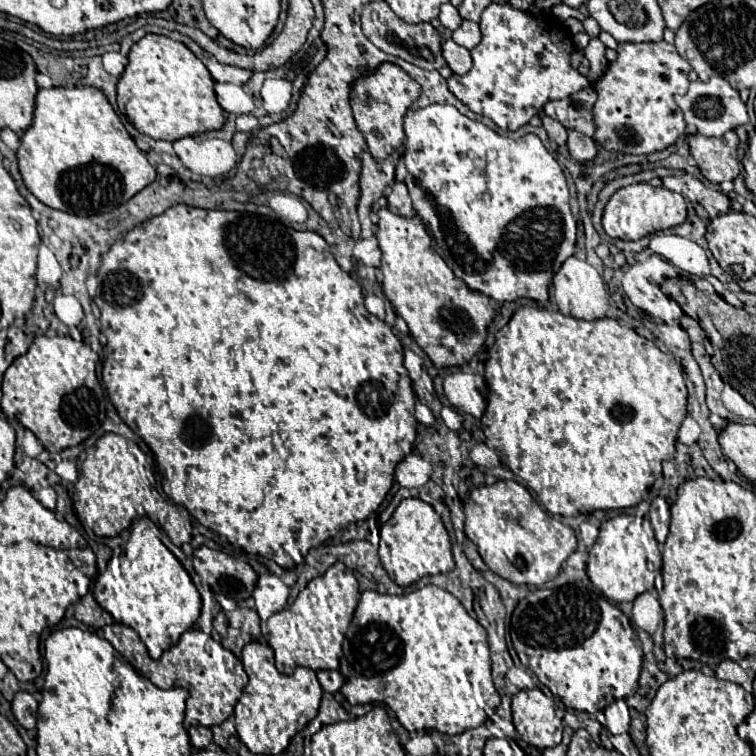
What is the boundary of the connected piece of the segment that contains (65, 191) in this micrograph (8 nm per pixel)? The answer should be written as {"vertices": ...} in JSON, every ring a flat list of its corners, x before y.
{"vertices":[[52,87,52,89,40,89,38,95,36,95,36,107,34,107,34,119,30,123,30,127,24,131,22,139,20,139,20,147,16,149,16,157,18,157,18,169,20,169,20,175,24,179,24,185,28,187,28,191,38,199,42,201,44,205,48,207,54,207,58,211,64,211,64,213,74,213,74,215,96,215,96,213,108,213,116,207,120,207,122,203,126,203,128,199,132,199,138,191,142,191,146,185,150,185,154,179,156,179,156,169,148,163,146,155,136,147,136,143,132,141,132,137,128,135,128,131,124,129,120,117,114,113,114,109,110,107,106,95,96,89,96,87]]}

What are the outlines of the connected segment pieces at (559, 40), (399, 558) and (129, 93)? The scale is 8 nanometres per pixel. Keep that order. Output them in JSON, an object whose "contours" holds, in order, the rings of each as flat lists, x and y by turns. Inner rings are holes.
{"contours":[[[492,3,480,19,482,41,472,49,474,67,466,75,448,79,450,91,474,113,490,117,500,129,516,131,534,115,542,113,548,101,564,99,582,91,590,81,570,65,574,51,572,35,562,21,540,15,538,19,526,11,512,9,508,3]],[[402,499,390,521,380,526,378,555,390,579,400,587,408,587,424,575,448,573,454,567,448,531,440,515,422,499]],[[152,33,134,43,128,53,128,65,118,79,118,109,142,135,164,141,176,141,188,135,220,129,224,125,224,111,218,105,214,93,214,79,210,77,204,63,192,55,184,43]]]}

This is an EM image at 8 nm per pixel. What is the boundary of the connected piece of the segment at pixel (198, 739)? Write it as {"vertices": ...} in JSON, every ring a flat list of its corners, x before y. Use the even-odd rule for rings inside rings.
{"vertices":[[188,727,188,735,194,749,204,749,212,741,212,731,208,727]]}

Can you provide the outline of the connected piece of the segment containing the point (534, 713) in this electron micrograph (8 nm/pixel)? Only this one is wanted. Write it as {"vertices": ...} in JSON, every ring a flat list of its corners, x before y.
{"vertices":[[540,689,518,691,512,697,512,721,522,739,538,749,556,747,562,741,562,719,554,713,554,701]]}

